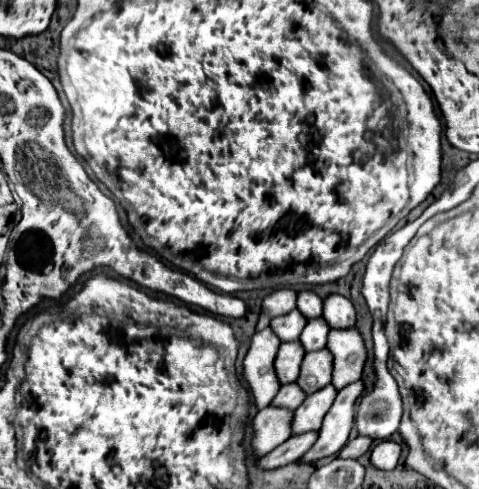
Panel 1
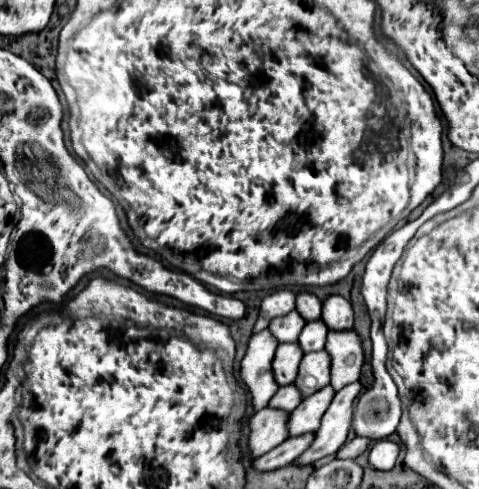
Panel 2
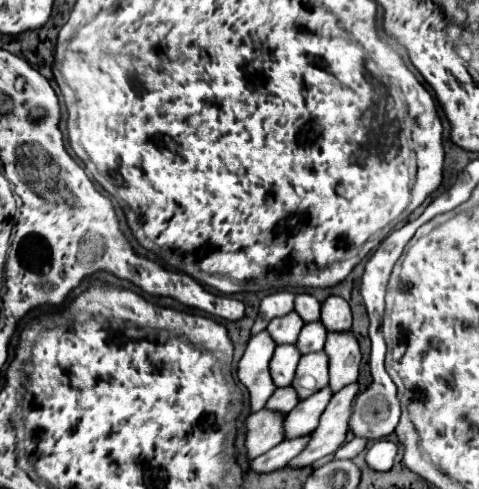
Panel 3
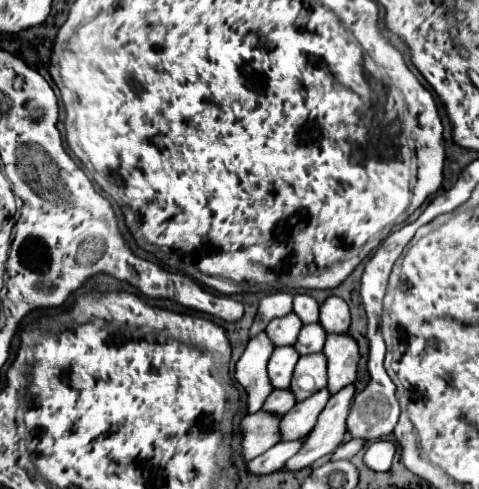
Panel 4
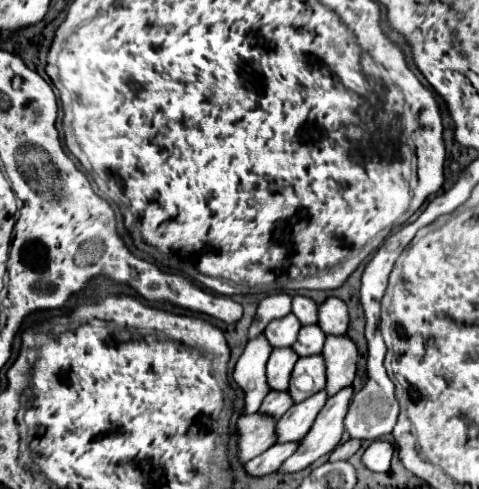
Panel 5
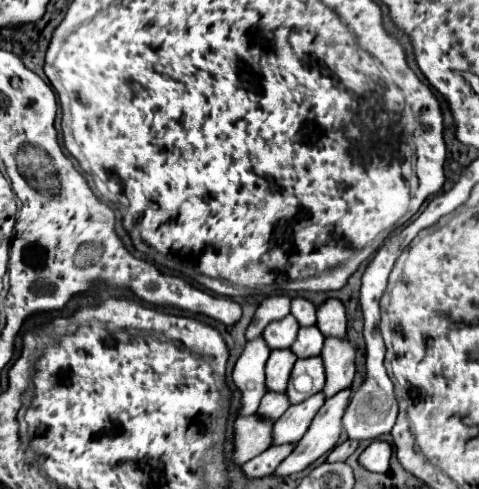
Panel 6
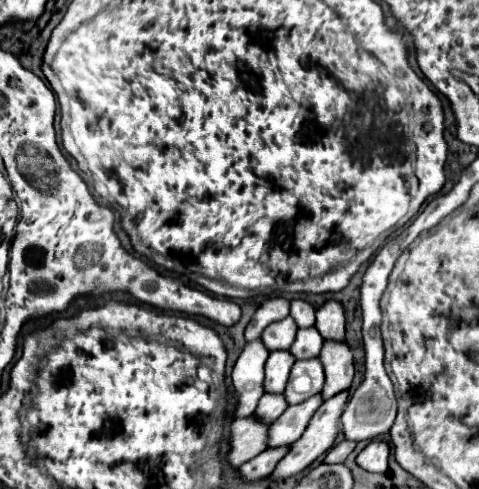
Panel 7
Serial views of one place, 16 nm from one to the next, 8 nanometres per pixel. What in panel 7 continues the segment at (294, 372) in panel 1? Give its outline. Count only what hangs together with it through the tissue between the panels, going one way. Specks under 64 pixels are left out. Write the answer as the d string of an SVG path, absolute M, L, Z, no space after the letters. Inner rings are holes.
M290 350L270 354L270 358L266 362L266 380L264 380L266 392L278 392L280 394L286 388L288 374L290 374L294 362L296 362L296 358L292 356Z

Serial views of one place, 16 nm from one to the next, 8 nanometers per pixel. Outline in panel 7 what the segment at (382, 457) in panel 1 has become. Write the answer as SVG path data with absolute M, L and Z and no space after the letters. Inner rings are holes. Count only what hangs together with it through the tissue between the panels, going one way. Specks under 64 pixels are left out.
M372 440L356 458L358 466L368 472L386 472L390 458L390 444L384 440Z

